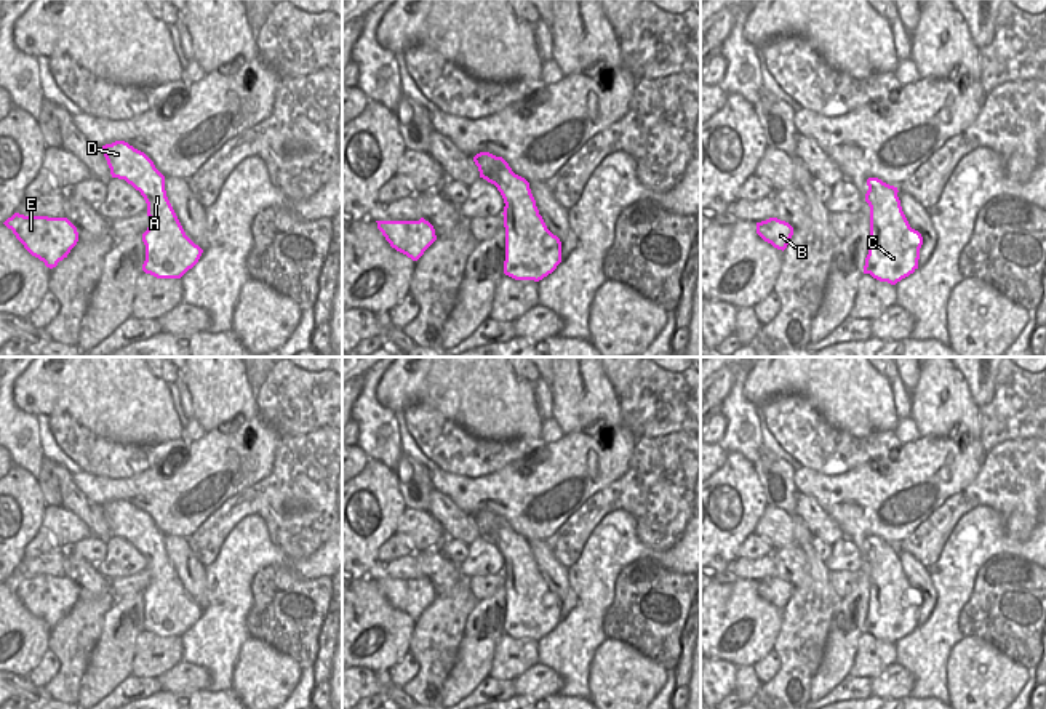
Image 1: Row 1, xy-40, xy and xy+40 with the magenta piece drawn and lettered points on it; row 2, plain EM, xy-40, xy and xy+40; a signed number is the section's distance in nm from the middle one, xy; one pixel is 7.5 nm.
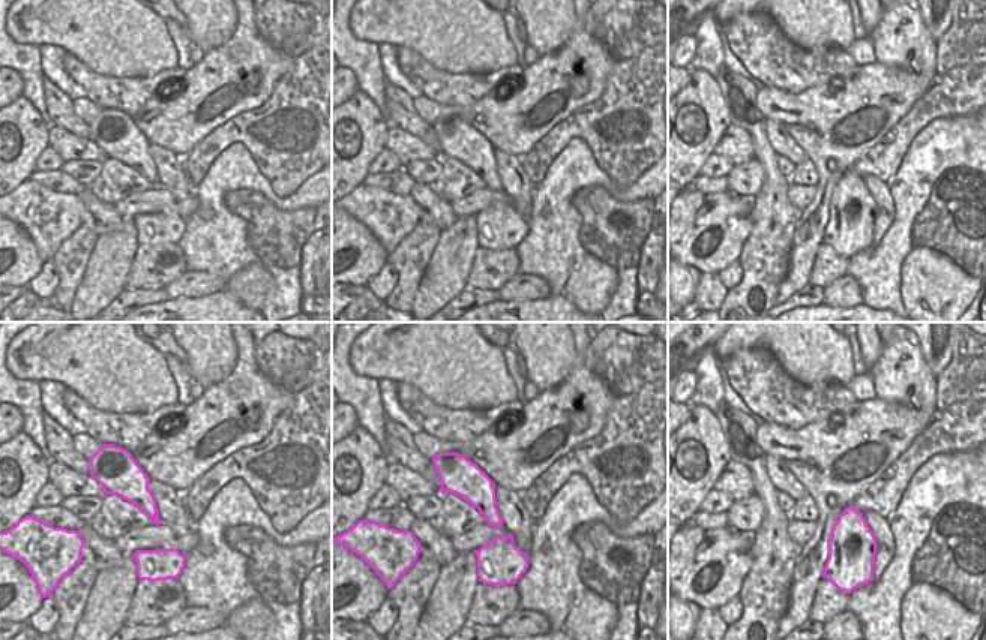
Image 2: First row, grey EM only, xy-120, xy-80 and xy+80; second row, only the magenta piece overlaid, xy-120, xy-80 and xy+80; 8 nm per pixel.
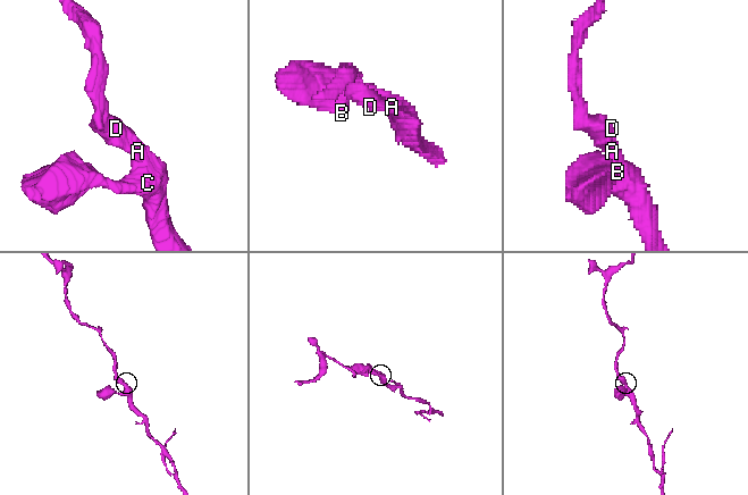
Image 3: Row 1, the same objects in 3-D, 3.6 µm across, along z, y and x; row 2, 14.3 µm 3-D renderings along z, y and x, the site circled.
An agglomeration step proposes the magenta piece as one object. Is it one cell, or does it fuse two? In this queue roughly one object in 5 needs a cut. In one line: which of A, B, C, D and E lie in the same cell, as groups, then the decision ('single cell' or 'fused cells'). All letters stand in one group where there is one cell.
groups A B C D E; single cell

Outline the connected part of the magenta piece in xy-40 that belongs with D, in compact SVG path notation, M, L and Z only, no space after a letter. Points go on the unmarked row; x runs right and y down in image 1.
M125 499L102 504L112 536L125 538L147 562L149 586L142 592L142 629L157 637L181 637L203 608L184 591L165 549L165 535L154 520Z

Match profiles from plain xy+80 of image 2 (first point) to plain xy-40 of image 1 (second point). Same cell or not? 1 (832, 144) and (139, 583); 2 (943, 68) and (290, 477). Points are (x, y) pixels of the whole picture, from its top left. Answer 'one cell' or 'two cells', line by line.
1: two cells
2: two cells

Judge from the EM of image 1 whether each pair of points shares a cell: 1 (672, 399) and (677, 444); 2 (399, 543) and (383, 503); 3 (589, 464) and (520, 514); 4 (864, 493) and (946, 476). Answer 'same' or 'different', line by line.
1: different
2: different
3: same
4: same

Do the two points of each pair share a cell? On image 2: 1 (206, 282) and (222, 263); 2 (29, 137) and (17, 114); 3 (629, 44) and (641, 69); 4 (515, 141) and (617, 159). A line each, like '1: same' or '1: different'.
1: different
2: same
3: different
4: different

